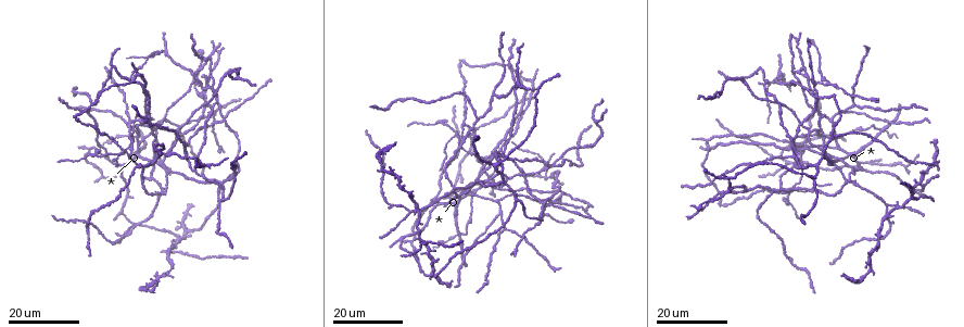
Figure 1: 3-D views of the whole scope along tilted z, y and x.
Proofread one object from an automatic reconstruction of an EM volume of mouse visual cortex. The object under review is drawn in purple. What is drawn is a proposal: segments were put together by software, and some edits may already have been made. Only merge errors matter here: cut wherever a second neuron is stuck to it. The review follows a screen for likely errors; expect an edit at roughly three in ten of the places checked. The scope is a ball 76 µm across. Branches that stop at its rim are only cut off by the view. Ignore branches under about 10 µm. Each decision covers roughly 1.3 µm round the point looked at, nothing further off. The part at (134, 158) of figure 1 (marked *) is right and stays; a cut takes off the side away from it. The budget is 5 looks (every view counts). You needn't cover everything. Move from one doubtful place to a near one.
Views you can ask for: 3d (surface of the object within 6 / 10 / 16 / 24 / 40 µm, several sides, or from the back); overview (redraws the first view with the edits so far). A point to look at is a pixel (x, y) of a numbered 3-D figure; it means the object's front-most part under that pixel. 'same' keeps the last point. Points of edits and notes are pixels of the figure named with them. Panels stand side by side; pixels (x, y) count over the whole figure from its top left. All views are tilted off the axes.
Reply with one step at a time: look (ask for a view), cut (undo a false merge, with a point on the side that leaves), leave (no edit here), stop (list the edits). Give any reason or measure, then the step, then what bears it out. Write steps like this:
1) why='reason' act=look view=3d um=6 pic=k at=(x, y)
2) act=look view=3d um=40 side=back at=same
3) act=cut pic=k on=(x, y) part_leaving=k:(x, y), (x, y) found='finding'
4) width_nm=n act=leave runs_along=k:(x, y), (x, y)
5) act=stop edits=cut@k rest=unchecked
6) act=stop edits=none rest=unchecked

why='two arms in line, one across' act=look view=3d um=16 pic=1 at=(128, 158)

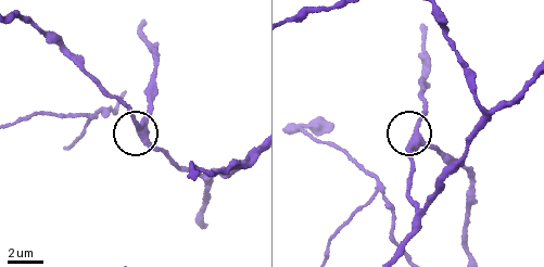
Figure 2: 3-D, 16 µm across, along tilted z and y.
act=look view=3d um=10 pic=2 at=(415, 139)

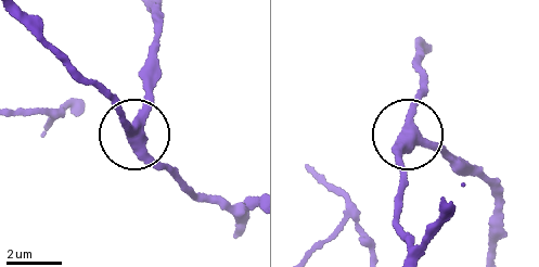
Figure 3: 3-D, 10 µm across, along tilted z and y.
width_nm=360 act=leave runs_along=3:(490, 249), (487, 182), (441, 150), (405, 141), (402, 194) found='all the same neuron'

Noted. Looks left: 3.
why='three-way junction' act=look view=3d um=16 pic=1 at=(165, 191)

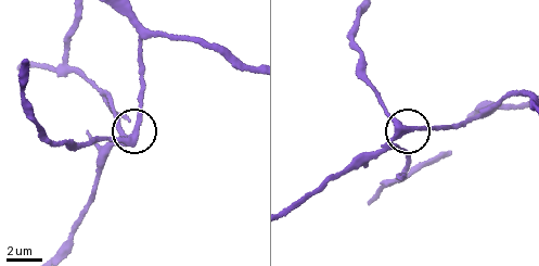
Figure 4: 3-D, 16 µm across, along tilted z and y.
why='zoom in' act=look view=3d um=6 pic=4 at=(395, 136)

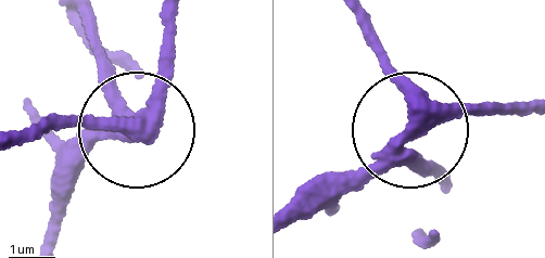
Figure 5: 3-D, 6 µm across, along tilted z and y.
side_arm_um=54 act=cut pic=5 on=(92, 41) part_leaving=5:(118, 99), (86, 16) found='a second neuron is stuck on'

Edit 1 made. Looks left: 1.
act=stop edits=cut@5 rest=unchecked

